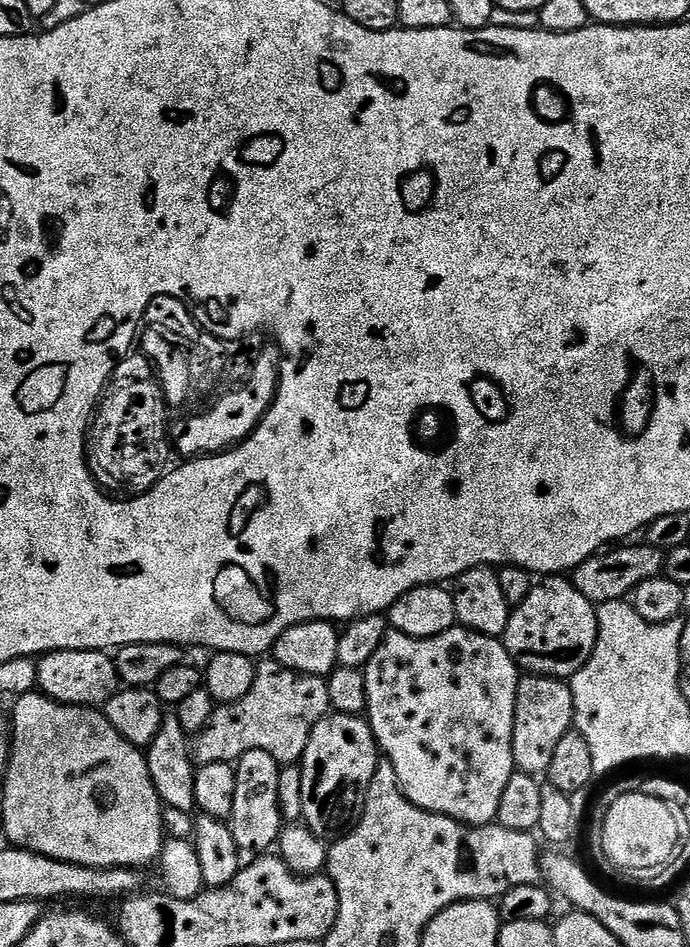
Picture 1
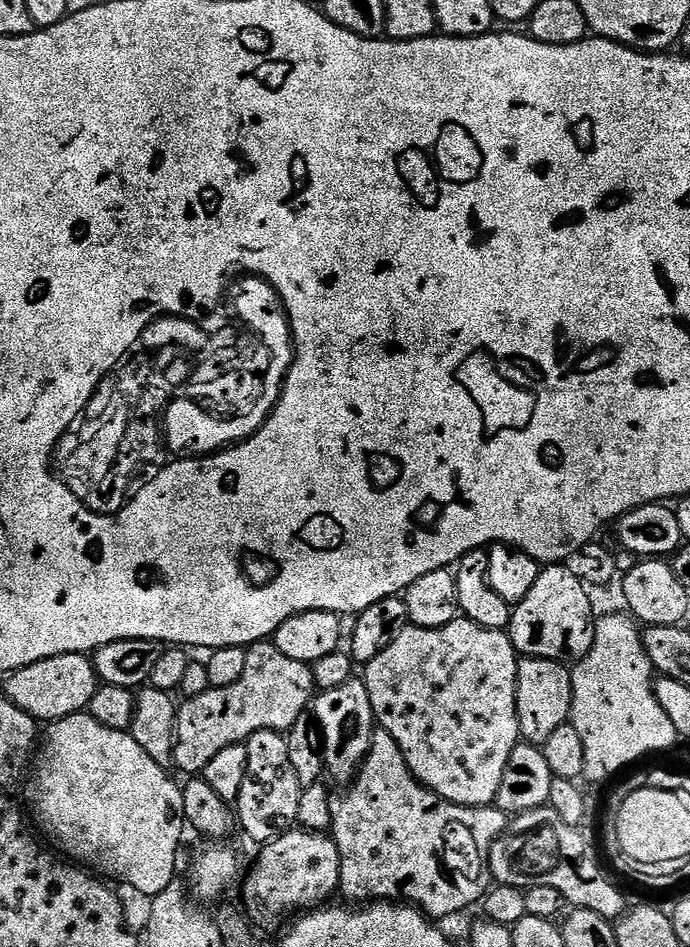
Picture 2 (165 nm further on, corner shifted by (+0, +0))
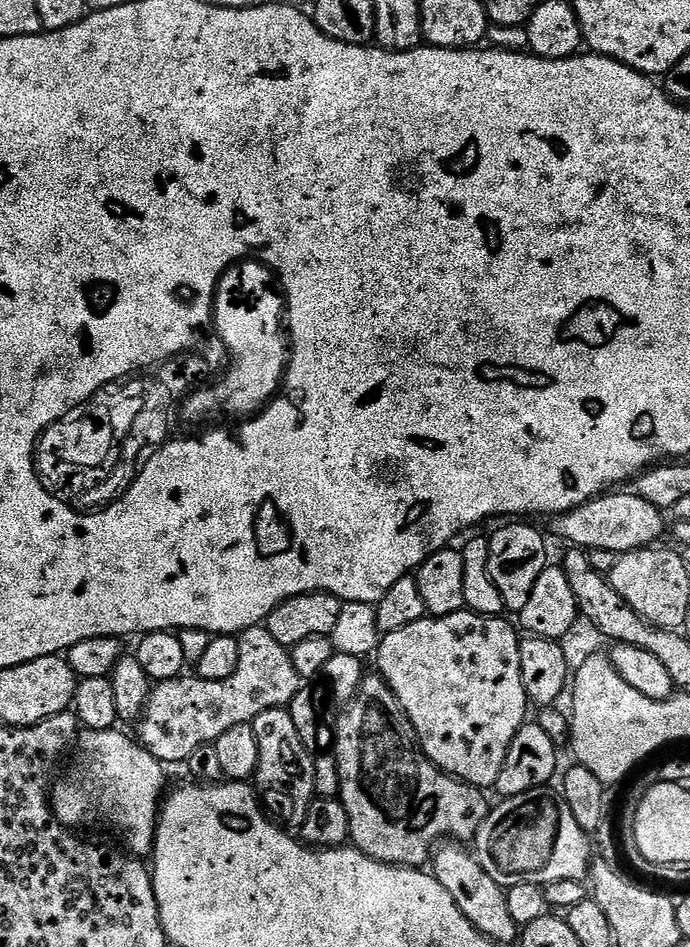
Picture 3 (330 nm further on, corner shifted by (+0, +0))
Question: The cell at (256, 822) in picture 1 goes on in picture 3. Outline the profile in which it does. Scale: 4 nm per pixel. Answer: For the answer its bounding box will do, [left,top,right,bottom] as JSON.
[251,708,317,830]

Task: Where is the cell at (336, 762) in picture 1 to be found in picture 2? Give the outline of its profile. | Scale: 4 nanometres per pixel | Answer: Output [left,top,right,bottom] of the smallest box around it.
[314,678,378,785]

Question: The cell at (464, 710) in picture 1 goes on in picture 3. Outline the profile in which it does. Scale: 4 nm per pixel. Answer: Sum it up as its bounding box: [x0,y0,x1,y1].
[374,611,529,790]

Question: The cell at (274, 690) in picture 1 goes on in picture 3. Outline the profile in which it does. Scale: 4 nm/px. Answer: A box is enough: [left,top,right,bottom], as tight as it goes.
[138,626,302,766]

